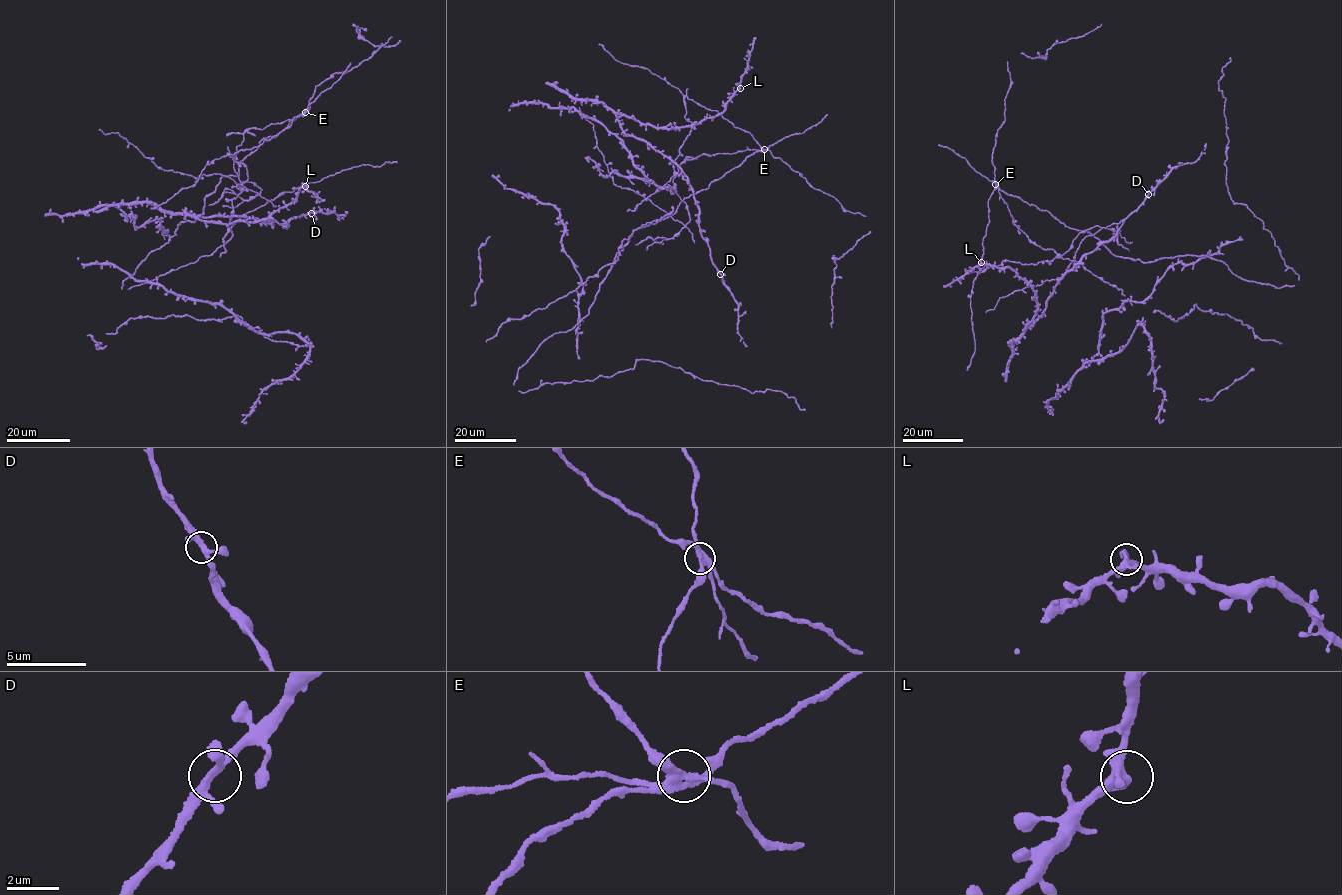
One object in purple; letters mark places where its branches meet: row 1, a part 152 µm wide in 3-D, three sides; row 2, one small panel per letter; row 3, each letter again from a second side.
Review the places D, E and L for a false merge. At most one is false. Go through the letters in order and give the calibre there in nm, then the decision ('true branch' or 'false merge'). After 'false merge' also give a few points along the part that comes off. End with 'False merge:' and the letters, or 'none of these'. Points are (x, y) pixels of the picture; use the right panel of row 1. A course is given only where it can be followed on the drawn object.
D: 280 nm thick; true branch
E: 300 nm thick; false merge
L: 320 nm thick; true branch
False merge: E

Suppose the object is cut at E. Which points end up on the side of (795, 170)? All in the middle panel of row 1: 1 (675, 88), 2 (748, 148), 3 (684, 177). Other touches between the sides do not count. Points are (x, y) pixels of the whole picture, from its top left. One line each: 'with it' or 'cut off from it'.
1: with it
2: cut off from it
3: with it

